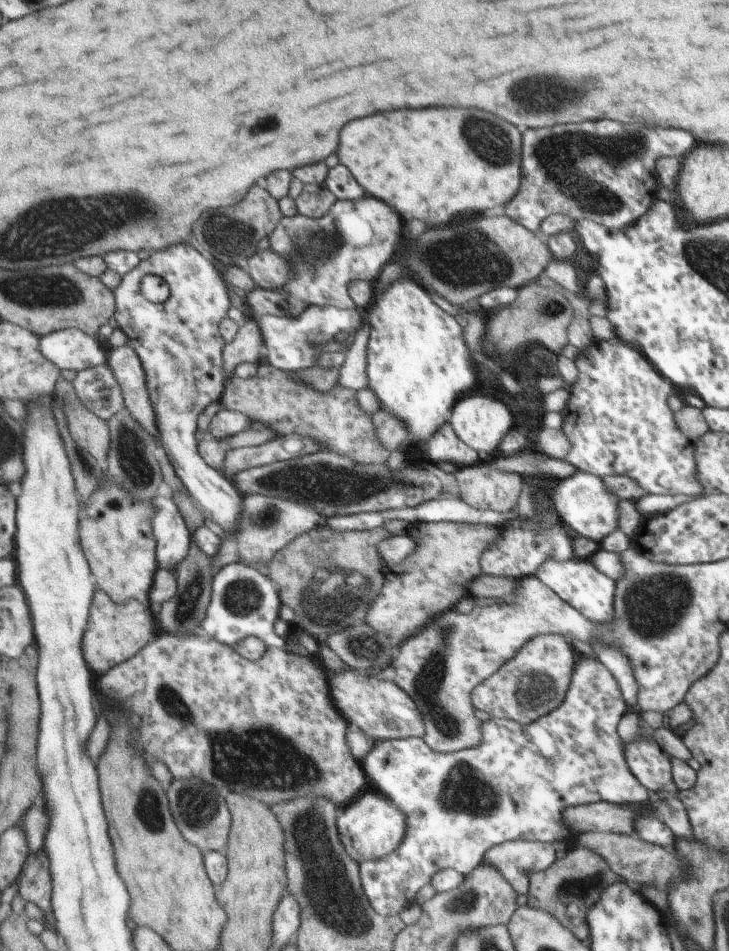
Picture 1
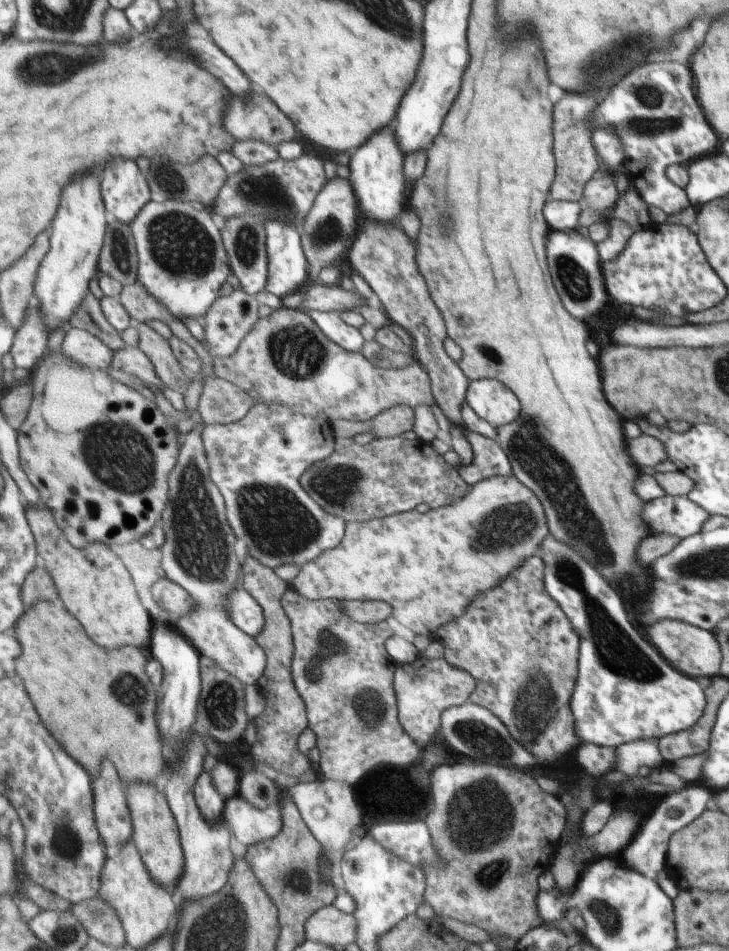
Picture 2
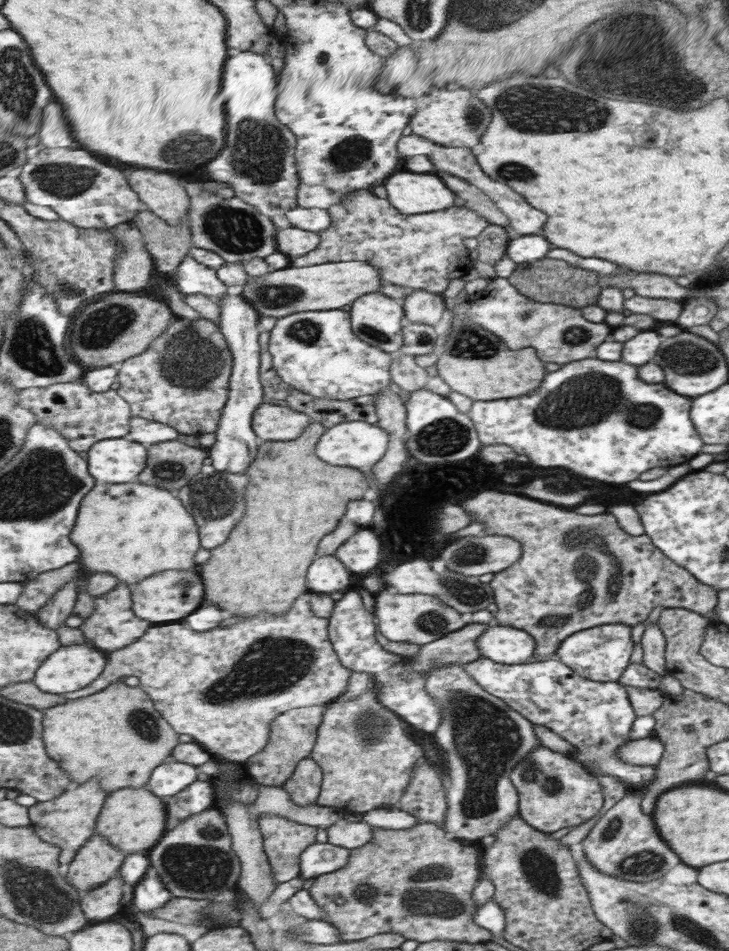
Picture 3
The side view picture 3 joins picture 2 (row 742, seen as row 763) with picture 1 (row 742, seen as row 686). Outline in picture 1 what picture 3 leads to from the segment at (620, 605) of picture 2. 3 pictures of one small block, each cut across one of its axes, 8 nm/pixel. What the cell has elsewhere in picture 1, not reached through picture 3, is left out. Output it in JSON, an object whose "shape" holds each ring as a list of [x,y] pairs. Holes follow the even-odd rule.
{"shape":[[[581,654],[579,660],[576,662],[575,669],[573,669],[572,684],[568,686],[565,702],[561,701],[561,704],[557,705],[557,708],[552,710],[551,713],[545,715],[545,718],[541,717],[537,721],[522,725],[511,719],[491,719],[485,721],[481,730],[482,736],[480,744],[470,749],[458,750],[455,753],[434,751],[423,738],[417,737],[385,739],[384,741],[374,742],[372,745],[373,748],[370,747],[367,756],[363,758],[365,776],[367,776],[371,782],[375,782],[375,786],[379,786],[377,790],[381,790],[383,796],[404,814],[406,827],[403,838],[389,854],[377,860],[365,861],[359,864],[361,890],[364,891],[365,898],[368,899],[368,903],[372,909],[380,916],[399,914],[400,910],[407,908],[415,902],[418,890],[422,886],[429,884],[432,874],[435,873],[436,870],[452,868],[459,874],[462,874],[462,876],[465,876],[480,864],[480,860],[492,846],[500,842],[531,840],[533,842],[537,841],[551,843],[553,845],[562,845],[563,842],[569,840],[571,834],[579,834],[579,832],[572,832],[570,826],[562,817],[562,813],[568,807],[596,804],[598,802],[623,804],[647,801],[650,794],[630,770],[624,754],[624,742],[619,738],[616,731],[619,719],[628,709],[609,670],[607,670],[597,658],[590,658]]]}

